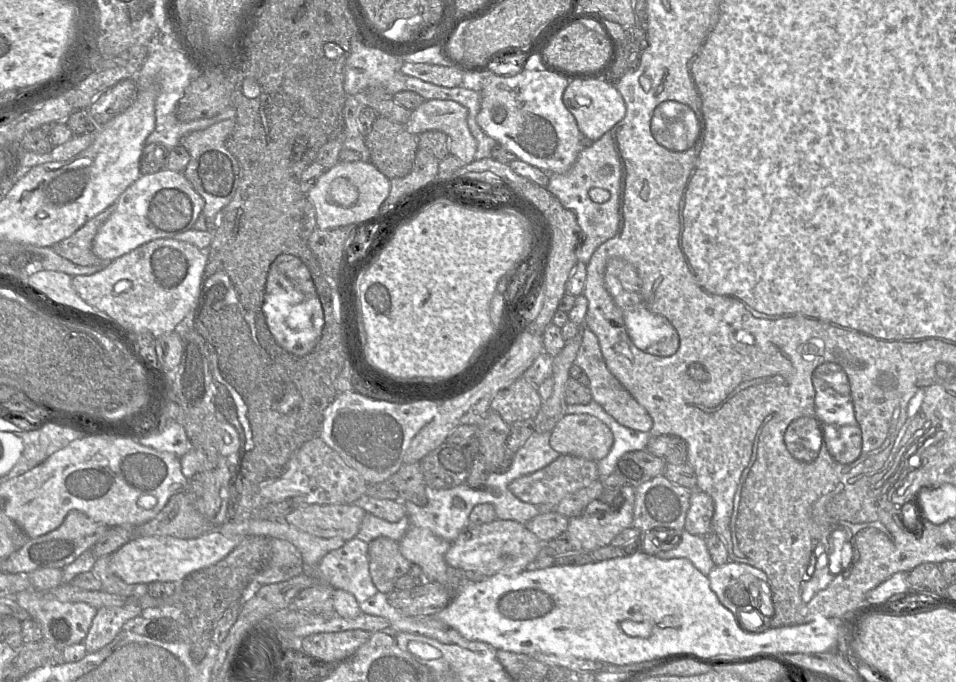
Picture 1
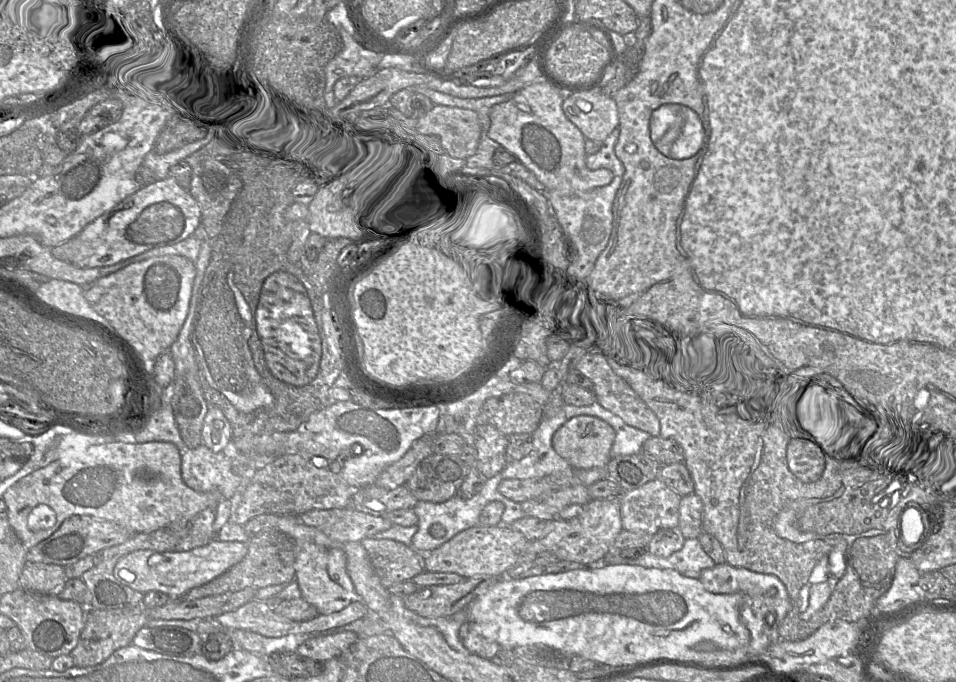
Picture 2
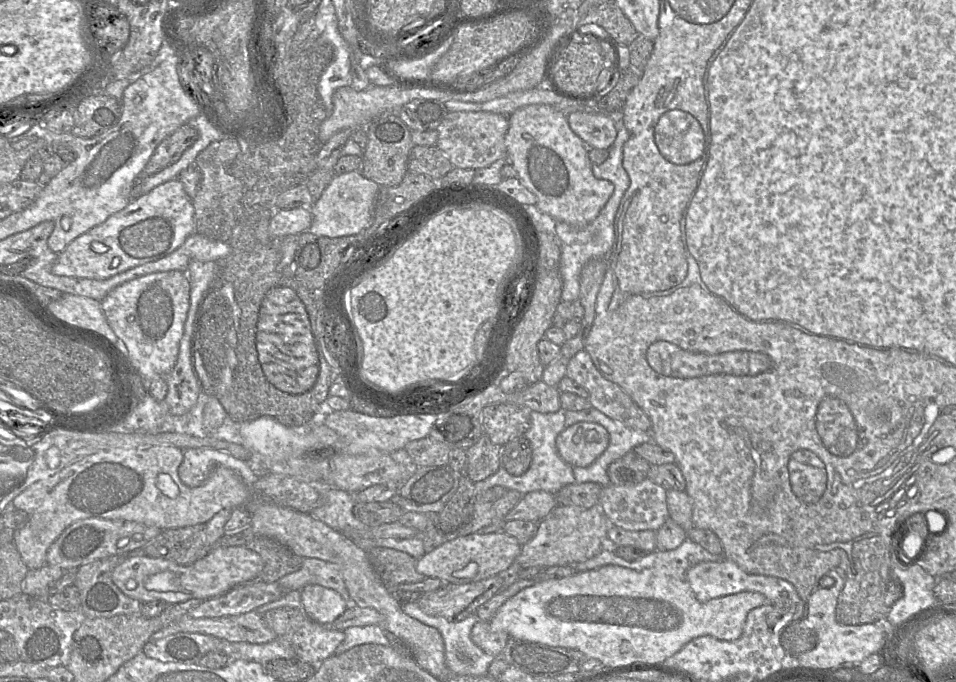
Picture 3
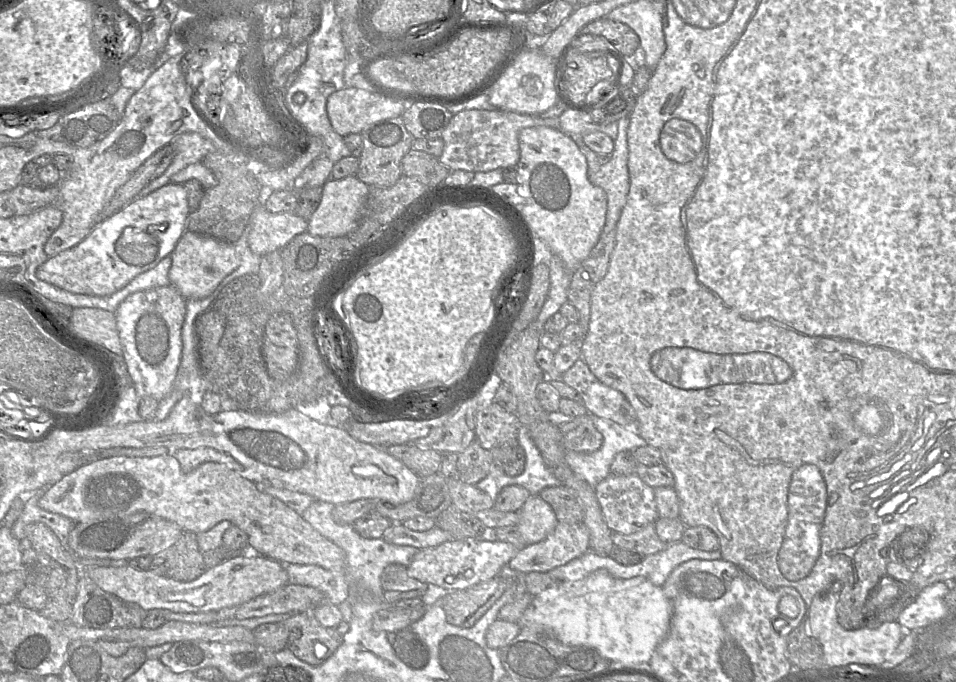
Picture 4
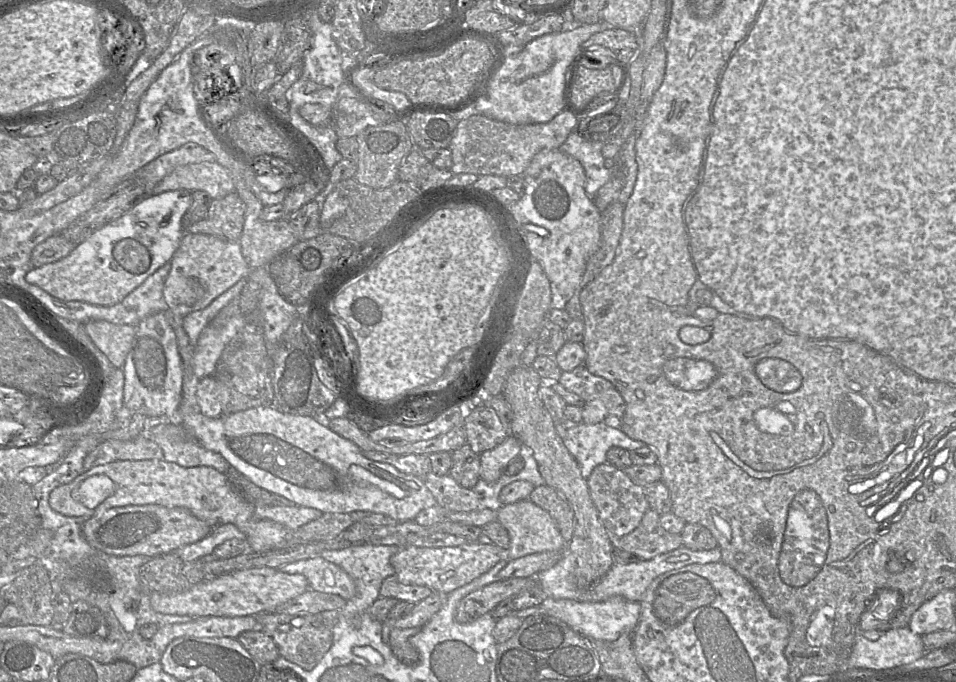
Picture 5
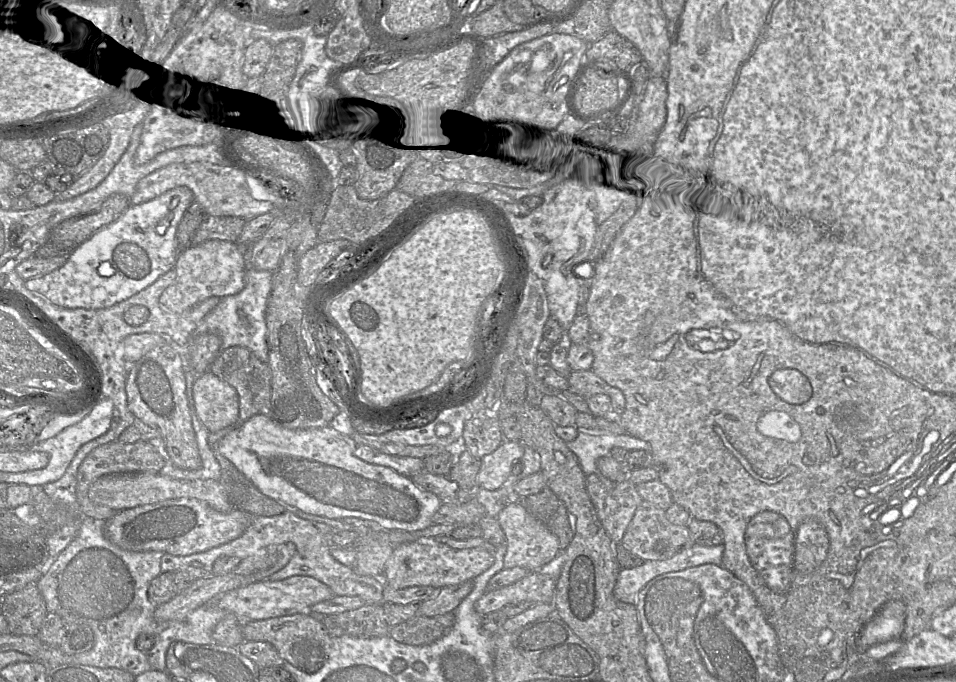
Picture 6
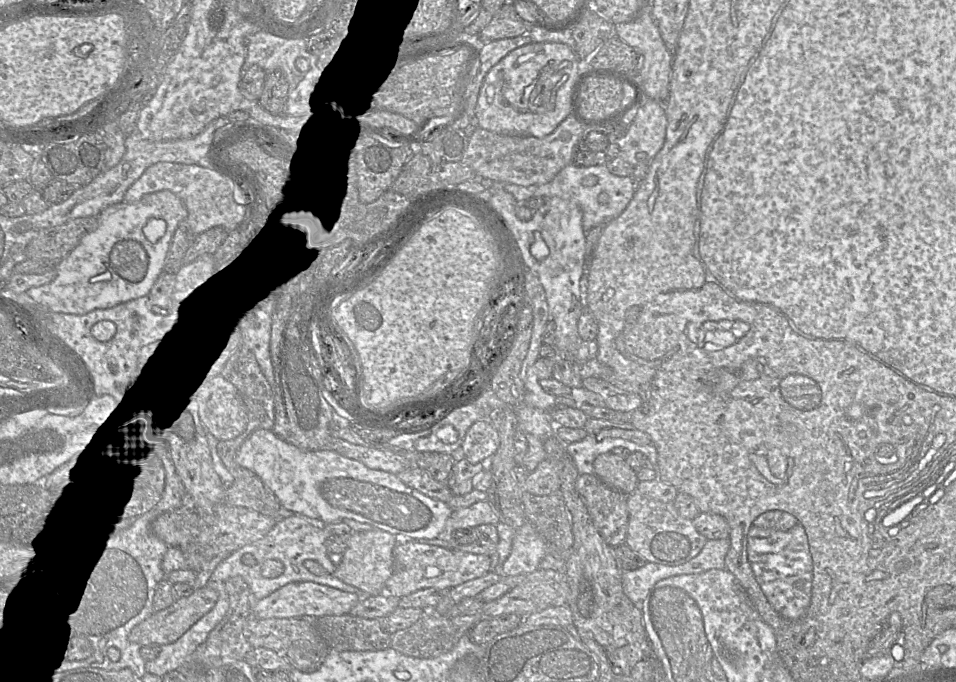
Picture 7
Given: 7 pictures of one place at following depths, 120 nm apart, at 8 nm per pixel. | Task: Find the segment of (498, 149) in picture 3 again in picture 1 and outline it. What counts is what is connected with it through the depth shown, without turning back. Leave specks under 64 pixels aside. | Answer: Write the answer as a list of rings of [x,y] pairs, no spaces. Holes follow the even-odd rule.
[[[425,100],[411,112],[405,128],[418,136],[426,131],[440,131],[449,138],[449,154],[465,164],[474,161],[477,143],[467,123],[468,109],[451,100]]]

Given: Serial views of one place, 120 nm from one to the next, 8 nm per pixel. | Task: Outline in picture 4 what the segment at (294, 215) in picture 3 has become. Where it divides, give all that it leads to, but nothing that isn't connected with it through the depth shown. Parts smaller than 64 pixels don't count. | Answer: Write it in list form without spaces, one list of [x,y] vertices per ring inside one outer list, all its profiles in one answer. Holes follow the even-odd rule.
[[[258,204],[250,217],[248,244],[253,253],[262,257],[281,251],[295,236],[307,229],[308,220],[296,213],[271,213],[263,204]]]

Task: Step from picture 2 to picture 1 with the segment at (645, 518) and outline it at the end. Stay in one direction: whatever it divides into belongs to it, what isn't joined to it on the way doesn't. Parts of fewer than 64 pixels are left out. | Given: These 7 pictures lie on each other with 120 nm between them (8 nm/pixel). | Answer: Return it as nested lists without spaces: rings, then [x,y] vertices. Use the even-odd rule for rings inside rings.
[[[658,475],[636,487],[633,527],[646,532],[657,527],[684,529],[692,489]]]

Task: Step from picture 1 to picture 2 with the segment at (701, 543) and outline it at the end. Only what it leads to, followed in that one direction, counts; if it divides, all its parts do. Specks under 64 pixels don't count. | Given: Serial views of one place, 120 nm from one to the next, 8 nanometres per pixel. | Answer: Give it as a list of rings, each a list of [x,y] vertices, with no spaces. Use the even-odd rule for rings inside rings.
[[[698,538],[685,539],[683,547],[667,557],[656,556],[648,551],[637,558],[623,558],[619,551],[611,550],[603,560],[607,564],[630,564],[647,568],[673,569],[680,574],[698,578],[702,570],[713,568],[716,564],[704,551]]]

